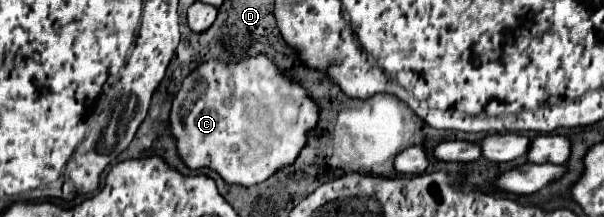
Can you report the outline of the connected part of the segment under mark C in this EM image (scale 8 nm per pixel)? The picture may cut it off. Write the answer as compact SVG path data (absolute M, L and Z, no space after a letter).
M266 56L236 64L208 60L190 74L170 112L178 154L188 168L212 168L224 182L252 186L296 160L306 132L318 122L318 106L306 90L290 82Z

